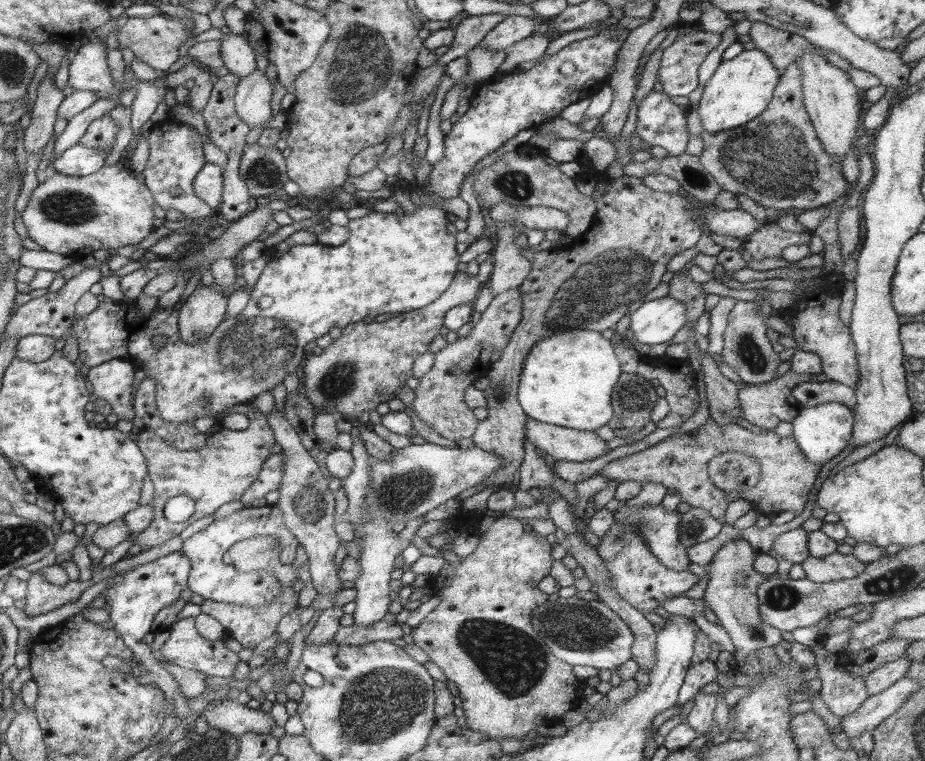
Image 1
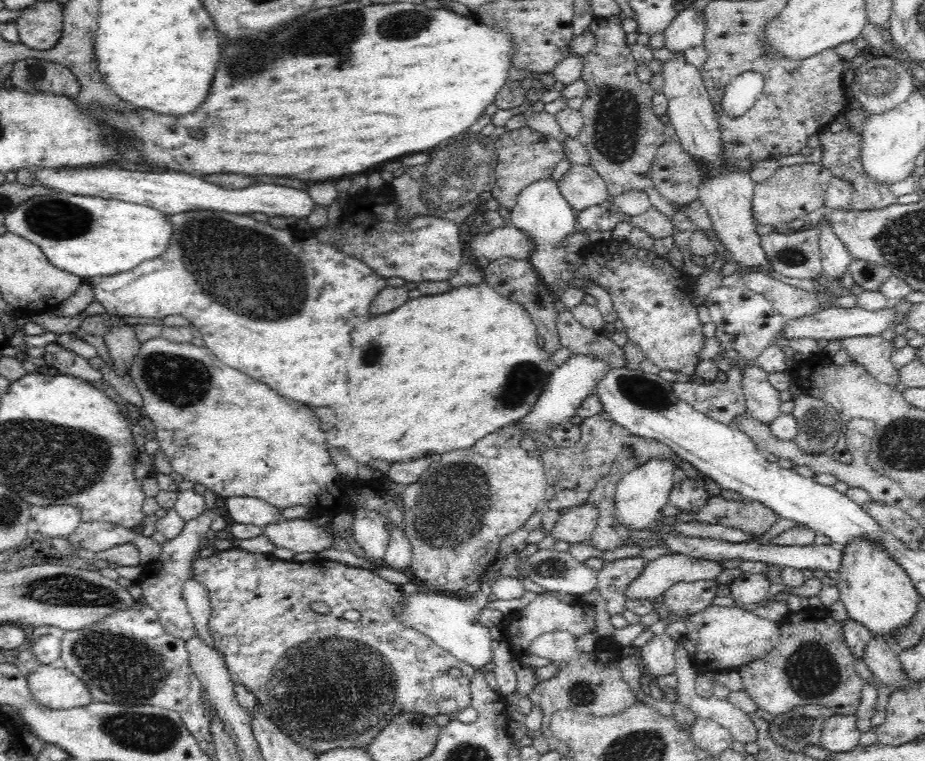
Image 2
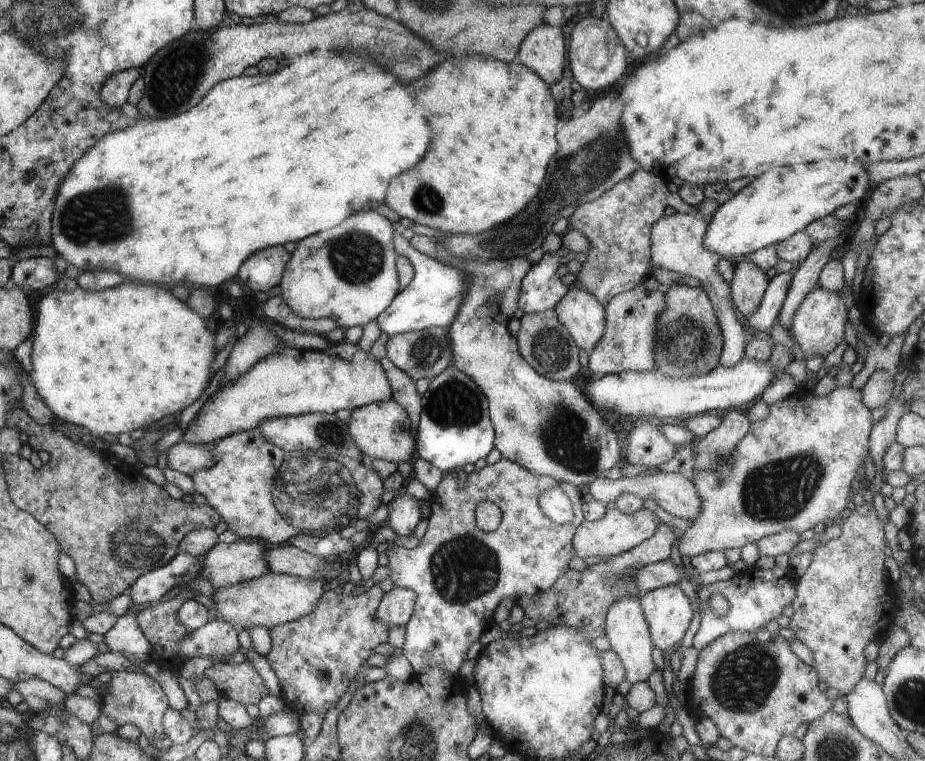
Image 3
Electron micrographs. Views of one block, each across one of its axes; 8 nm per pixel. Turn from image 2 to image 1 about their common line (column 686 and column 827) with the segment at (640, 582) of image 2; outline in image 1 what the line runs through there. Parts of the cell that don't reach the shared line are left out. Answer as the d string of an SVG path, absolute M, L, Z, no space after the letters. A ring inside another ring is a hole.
M827 554L825 558L805 558L801 562L801 568L805 570L805 578L813 580L817 584L821 582L837 582L837 580L849 580L857 578L867 564L857 560L853 554Z

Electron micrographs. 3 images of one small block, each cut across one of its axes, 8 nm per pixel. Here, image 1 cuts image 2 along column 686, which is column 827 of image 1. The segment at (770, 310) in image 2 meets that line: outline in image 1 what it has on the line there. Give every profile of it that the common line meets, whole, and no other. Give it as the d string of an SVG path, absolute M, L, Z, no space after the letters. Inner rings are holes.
M823 378L797 384L791 390L791 396L799 408L811 408L811 406L827 404L827 402L837 402L837 404L845 406L851 414L855 408L855 394L849 386L841 386L841 384L823 380Z

